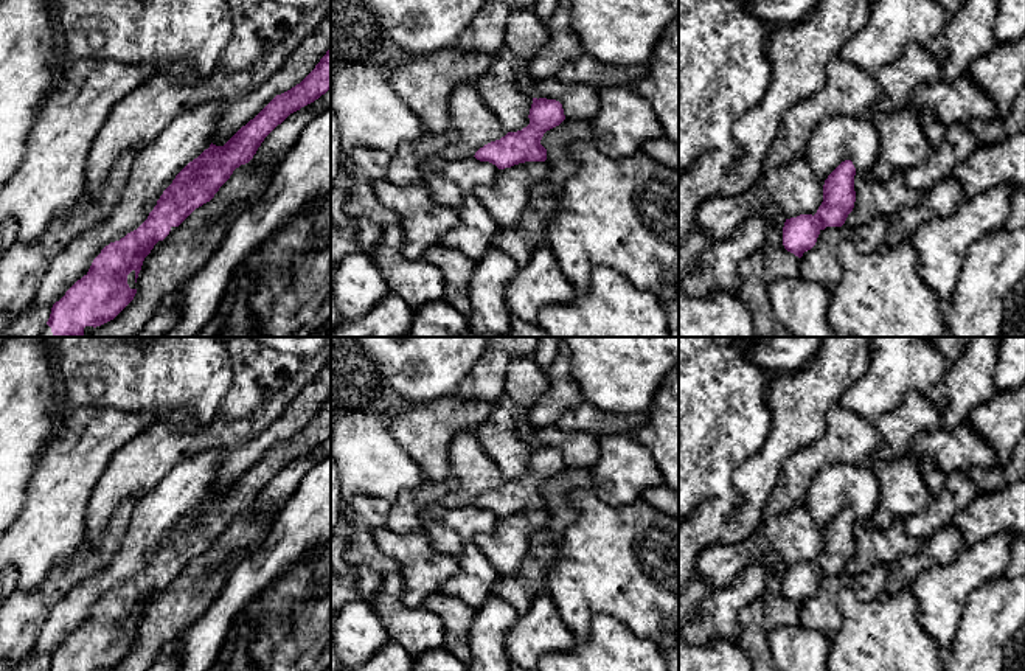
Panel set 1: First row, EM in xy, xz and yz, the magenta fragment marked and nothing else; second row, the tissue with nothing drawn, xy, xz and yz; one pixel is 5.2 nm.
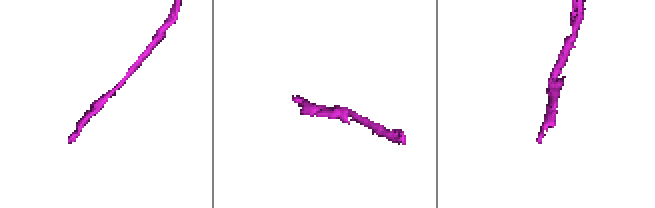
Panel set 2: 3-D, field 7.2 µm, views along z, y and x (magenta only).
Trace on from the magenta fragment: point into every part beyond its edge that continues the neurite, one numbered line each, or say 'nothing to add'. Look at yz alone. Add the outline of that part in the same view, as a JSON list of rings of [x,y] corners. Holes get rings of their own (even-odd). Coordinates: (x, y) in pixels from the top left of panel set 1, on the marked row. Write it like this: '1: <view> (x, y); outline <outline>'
nothing to add

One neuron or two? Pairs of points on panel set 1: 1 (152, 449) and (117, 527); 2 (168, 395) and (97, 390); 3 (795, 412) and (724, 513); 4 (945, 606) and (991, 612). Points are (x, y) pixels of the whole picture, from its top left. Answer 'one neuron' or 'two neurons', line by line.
1: two neurons
2: one neuron
3: one neuron
4: two neurons

